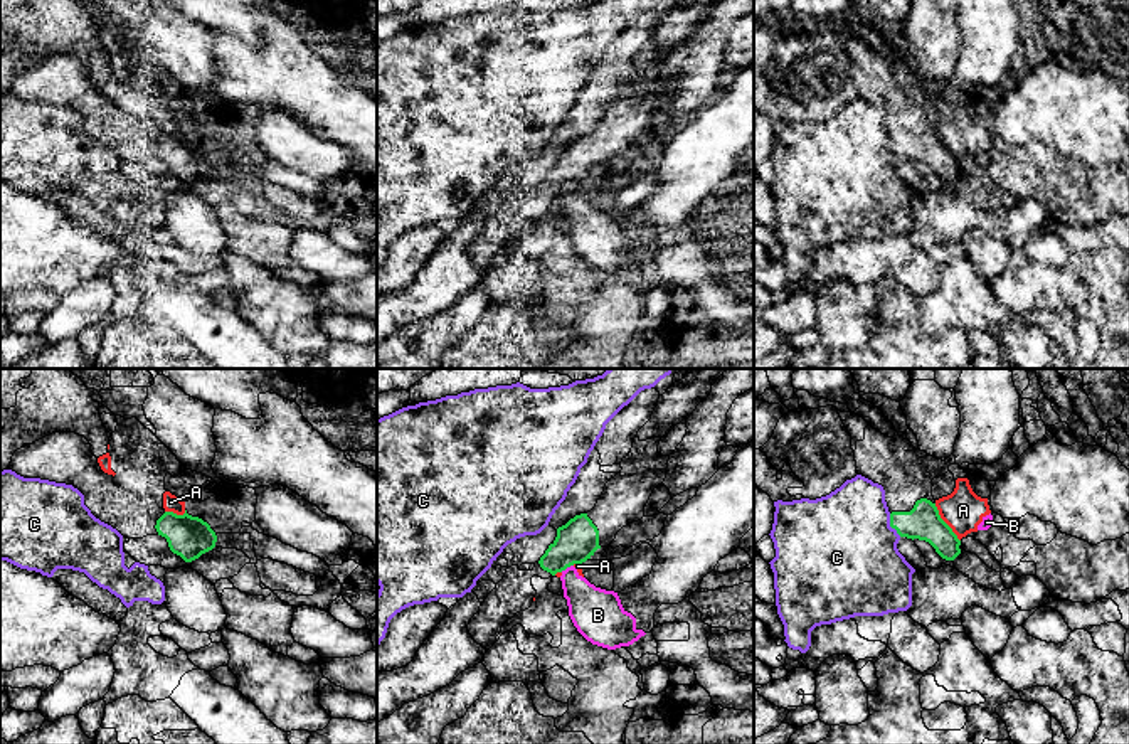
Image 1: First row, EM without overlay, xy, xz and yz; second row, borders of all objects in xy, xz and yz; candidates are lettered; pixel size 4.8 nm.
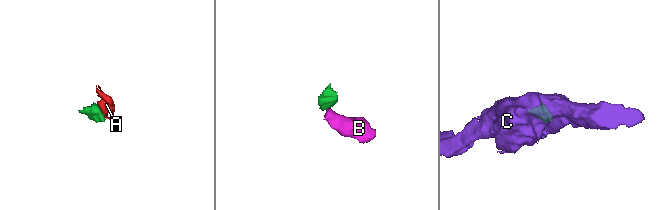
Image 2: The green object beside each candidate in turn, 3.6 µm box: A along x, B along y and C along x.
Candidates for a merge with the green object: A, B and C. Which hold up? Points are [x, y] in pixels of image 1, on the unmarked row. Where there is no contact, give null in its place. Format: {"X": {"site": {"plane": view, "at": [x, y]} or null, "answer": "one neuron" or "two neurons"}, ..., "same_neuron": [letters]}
{"A": {"site": {"plane": "yz", "at": [944, 145]}, "answer": "two neurons"}, "B": {"site": {"plane": "xz", "at": [566, 191]}, "answer": "two neurons"}, "C": {"site": {"plane": "yz", "at": [890, 148]}, "answer": "two neurons"}, "same_neuron": []}

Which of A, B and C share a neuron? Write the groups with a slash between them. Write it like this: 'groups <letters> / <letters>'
groups A B / C

